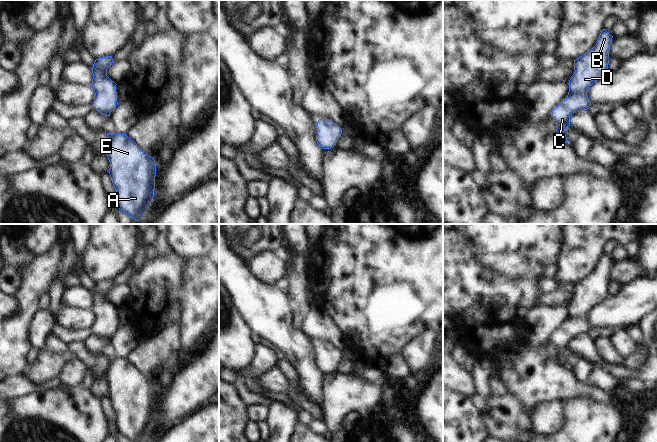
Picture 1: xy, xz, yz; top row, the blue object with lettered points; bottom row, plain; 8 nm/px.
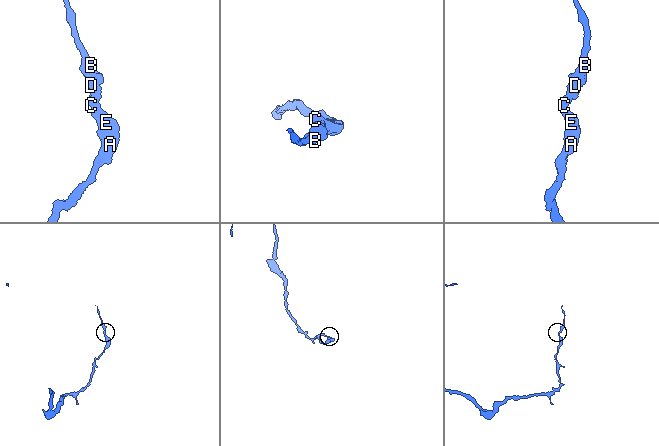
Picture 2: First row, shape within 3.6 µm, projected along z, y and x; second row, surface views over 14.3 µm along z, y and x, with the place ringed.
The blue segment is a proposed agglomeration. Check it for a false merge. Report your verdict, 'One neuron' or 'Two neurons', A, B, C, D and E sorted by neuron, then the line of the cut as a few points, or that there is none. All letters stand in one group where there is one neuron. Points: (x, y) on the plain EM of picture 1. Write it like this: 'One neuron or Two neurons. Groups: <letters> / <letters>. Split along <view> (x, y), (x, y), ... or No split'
One neuron. Groups: A B C D E. No split.

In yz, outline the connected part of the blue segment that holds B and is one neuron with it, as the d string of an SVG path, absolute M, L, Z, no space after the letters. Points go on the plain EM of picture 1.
M603 253L596 269L574 284L574 298L569 304L567 323L553 333L551 340L556 344L559 363L567 367L564 358L570 350L570 340L579 332L587 334L591 329L587 316L589 311L608 297L609 274L613 260Z

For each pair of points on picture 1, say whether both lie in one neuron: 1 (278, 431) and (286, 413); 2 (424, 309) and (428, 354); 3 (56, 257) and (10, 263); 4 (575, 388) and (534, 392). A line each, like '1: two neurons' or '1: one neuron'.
1: one neuron
2: two neurons
3: two neurons
4: one neuron

